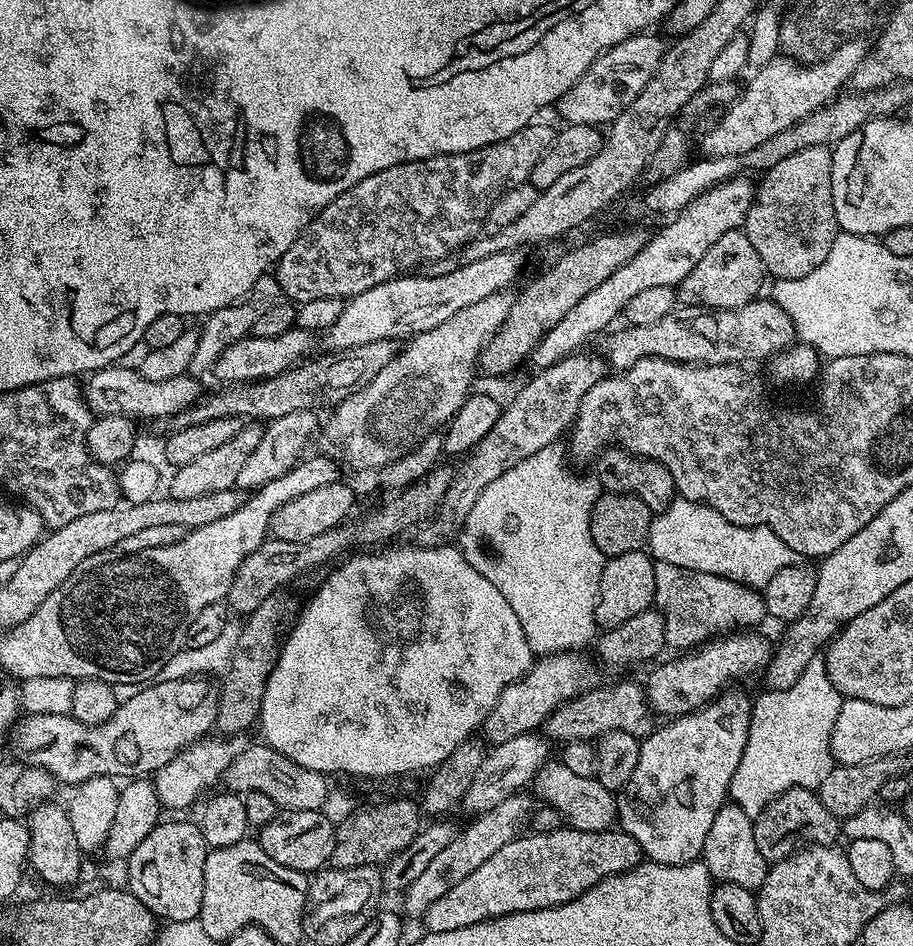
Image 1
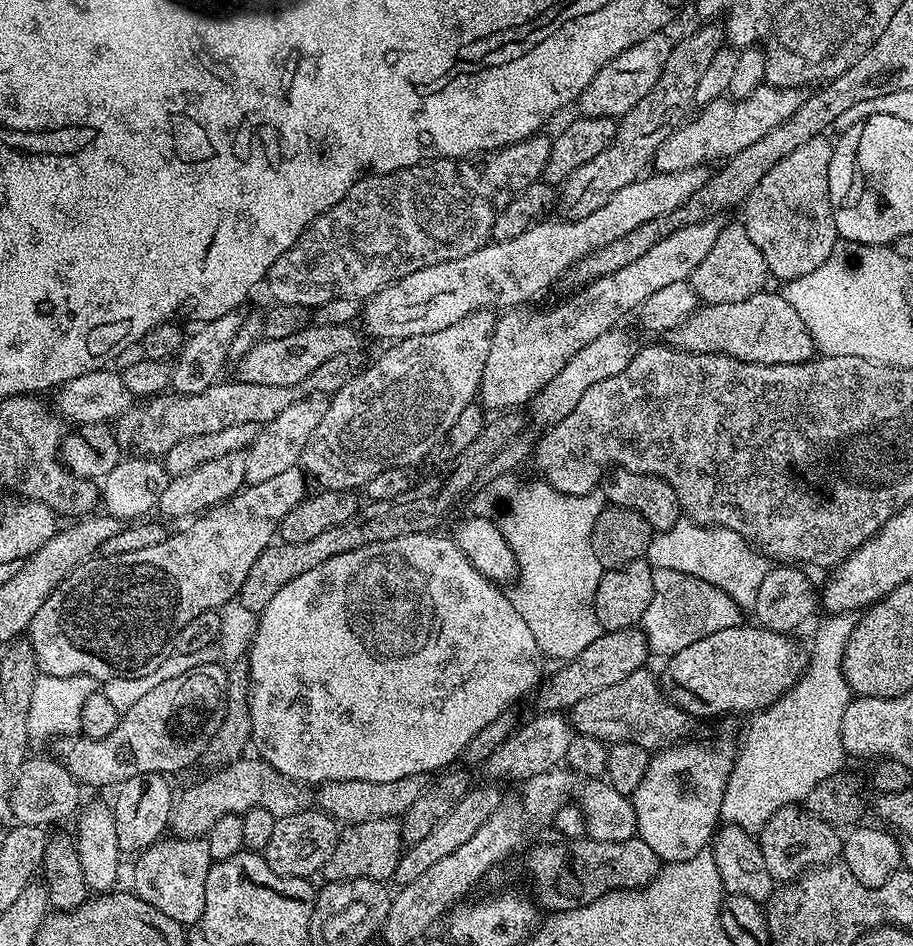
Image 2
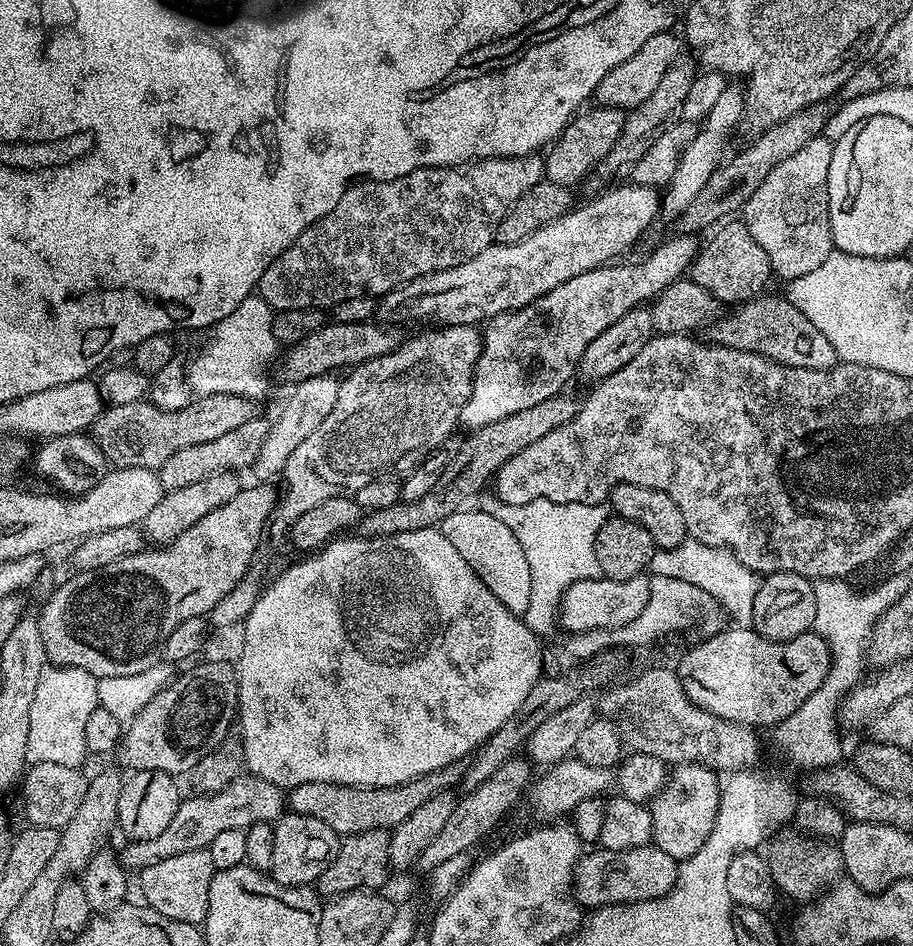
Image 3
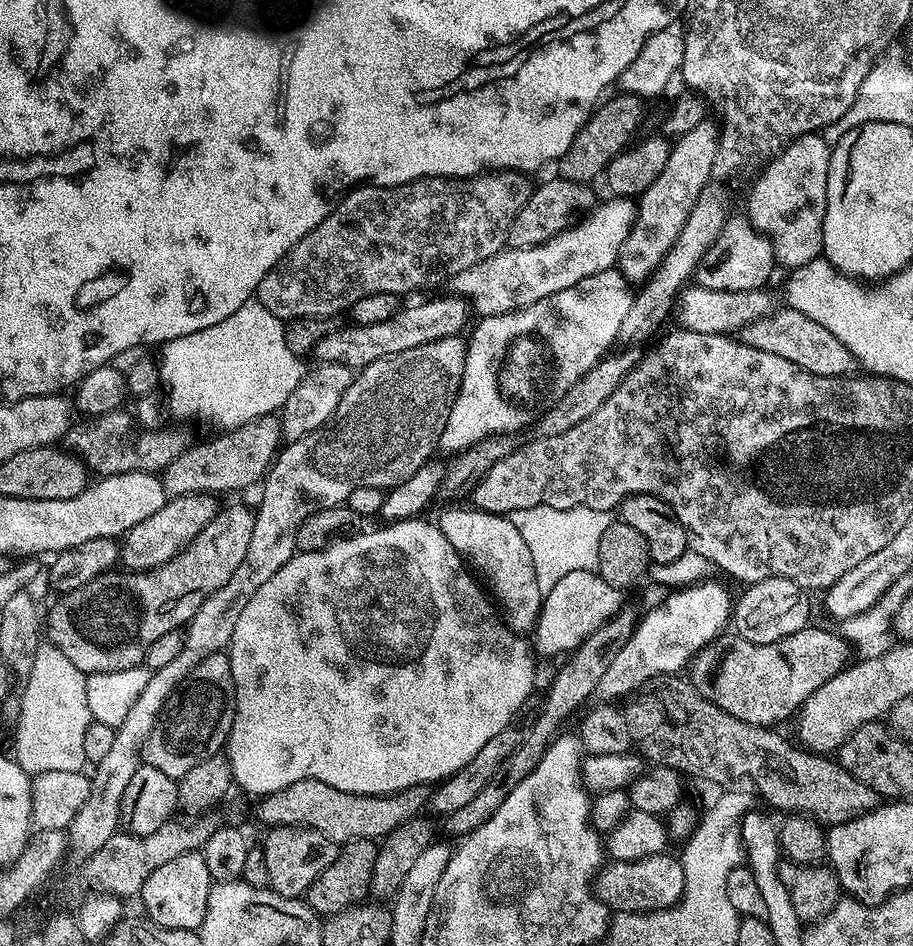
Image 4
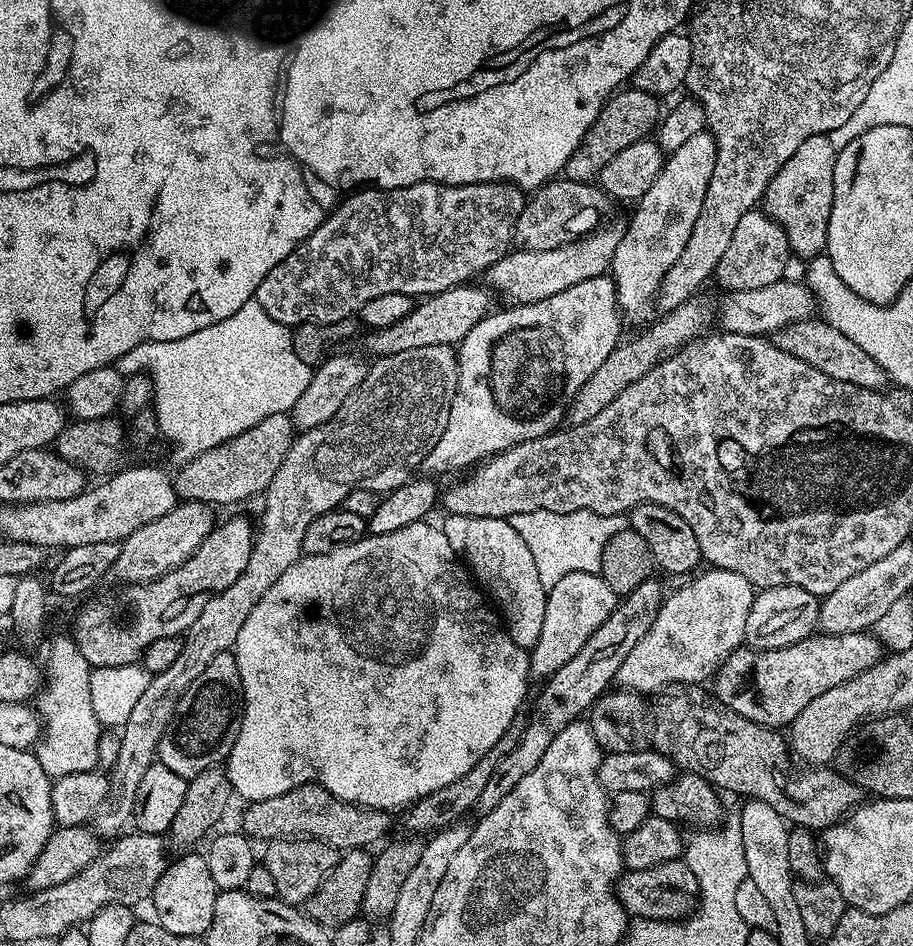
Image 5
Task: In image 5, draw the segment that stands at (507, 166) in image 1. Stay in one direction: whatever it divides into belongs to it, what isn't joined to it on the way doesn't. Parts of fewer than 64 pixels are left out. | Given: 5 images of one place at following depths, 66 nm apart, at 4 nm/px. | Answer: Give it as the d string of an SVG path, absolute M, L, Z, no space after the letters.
M423 180L414 186L402 186L401 188L368 186L363 190L353 191L328 213L327 218L318 226L318 230L314 230L307 236L289 256L282 258L282 262L278 262L278 266L274 266L274 270L270 270L270 274L266 274L266 278L262 278L254 299L261 304L262 309L266 310L266 314L274 322L280 324L287 326L311 323L336 324L340 320L355 317L360 308L366 306L366 302L370 302L370 298L379 298L382 294L406 294L413 298L427 298L437 296L439 292L445 292L451 288L459 288L465 282L471 281L473 279L471 276L476 276L479 272L480 275L487 273L488 268L494 266L494 262L498 262L508 255L513 247L514 226L518 222L518 214L522 214L525 199L525 189L518 188L515 184L503 182L439 184L438 182Z

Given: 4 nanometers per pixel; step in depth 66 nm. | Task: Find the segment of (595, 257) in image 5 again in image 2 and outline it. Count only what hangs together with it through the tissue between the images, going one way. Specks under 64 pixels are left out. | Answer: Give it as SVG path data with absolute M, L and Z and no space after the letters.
M704 166L645 174L630 182L630 186L622 186L606 206L594 210L594 214L586 214L586 218L537 222L518 234L518 238L490 242L485 248L474 250L474 254L466 254L466 258L441 260L434 266L414 270L414 274L406 274L406 278L363 301L363 331L376 340L399 342L418 334L446 330L446 326L454 326L466 314L527 305L524 304L527 300L546 291L559 276L561 279L568 269L586 258L586 254L618 242L622 234L630 234L630 230L642 226L642 222L650 222L650 218L662 218L678 210L690 194L698 194L706 186L709 175L709 169Z

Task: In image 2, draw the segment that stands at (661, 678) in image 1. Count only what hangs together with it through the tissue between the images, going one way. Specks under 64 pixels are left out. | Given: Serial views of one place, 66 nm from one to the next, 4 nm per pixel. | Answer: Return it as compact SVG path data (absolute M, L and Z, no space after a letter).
M748 622L707 634L667 657L664 676L662 672L664 693L693 718L720 716L723 712L761 712L788 693L808 666L809 653L792 639L791 635Z

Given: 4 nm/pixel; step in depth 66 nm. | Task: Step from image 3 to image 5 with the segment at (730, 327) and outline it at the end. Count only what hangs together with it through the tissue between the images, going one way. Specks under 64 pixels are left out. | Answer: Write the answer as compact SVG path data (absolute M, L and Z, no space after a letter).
M809 318L799 320L797 324L787 324L785 328L781 328L779 332L775 333L774 343L776 347L794 354L794 358L802 358L802 362L806 362L808 367L818 370L838 382L850 382L854 386L862 386L875 392L889 387L890 378L886 374L886 370L882 370L882 366L878 366L878 362L874 362L874 358L870 358L870 354L866 354L864 350L854 346L854 342L850 342L850 338L846 338L844 334L834 330L834 326L825 324L823 319Z

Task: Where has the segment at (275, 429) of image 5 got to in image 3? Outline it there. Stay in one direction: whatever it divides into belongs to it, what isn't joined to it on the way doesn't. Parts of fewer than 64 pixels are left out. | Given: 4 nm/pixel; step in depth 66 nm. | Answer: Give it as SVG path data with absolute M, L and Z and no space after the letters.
M257 414L250 422L242 422L234 430L222 434L211 442L201 442L198 446L186 446L186 450L178 450L160 469L160 485L165 492L182 490L182 486L190 486L193 482L202 482L202 478L210 478L219 472L236 472L244 468L251 469L258 458L258 450L262 450L262 442L266 442L266 434L270 434L270 423L263 420L263 415Z

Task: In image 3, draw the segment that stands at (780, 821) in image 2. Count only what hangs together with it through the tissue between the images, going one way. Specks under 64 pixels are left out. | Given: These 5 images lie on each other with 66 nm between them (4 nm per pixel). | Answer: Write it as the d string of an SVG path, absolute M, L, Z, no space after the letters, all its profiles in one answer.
M781 831L771 837L772 845L770 840L767 845L768 852L766 851L768 869L772 875L772 881L776 883L777 889L783 895L785 892L792 900L811 902L841 879L844 872L844 859L835 843L821 842L799 831L791 831Z

